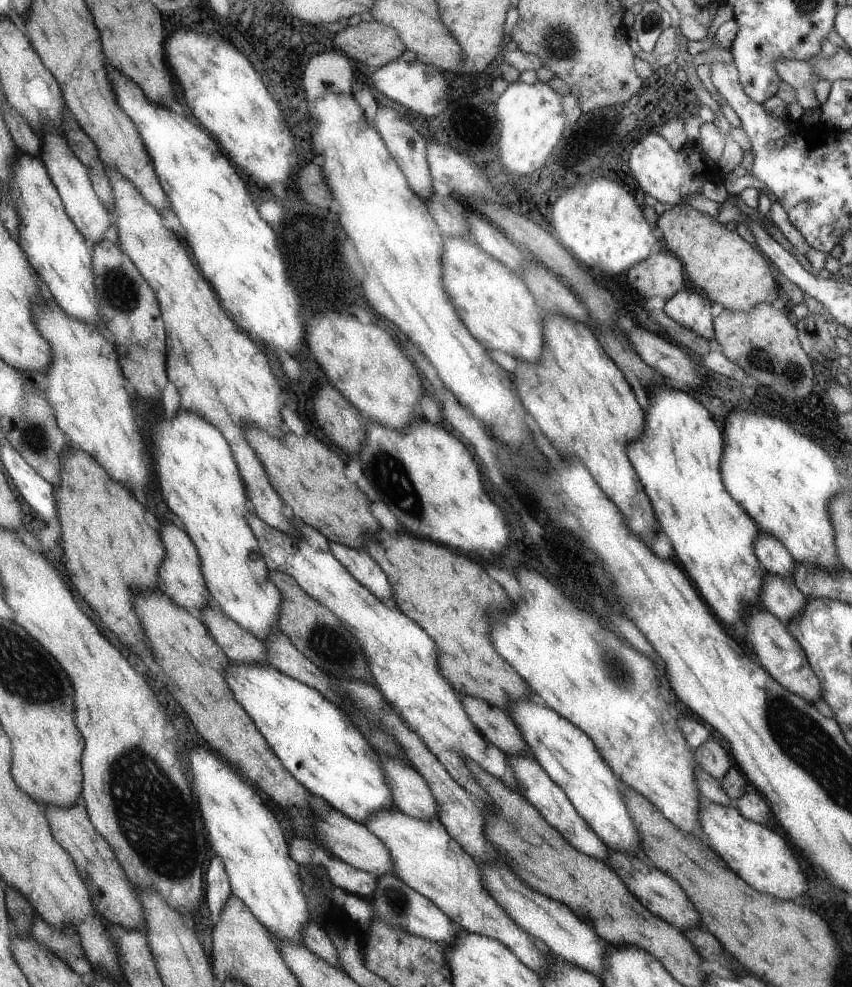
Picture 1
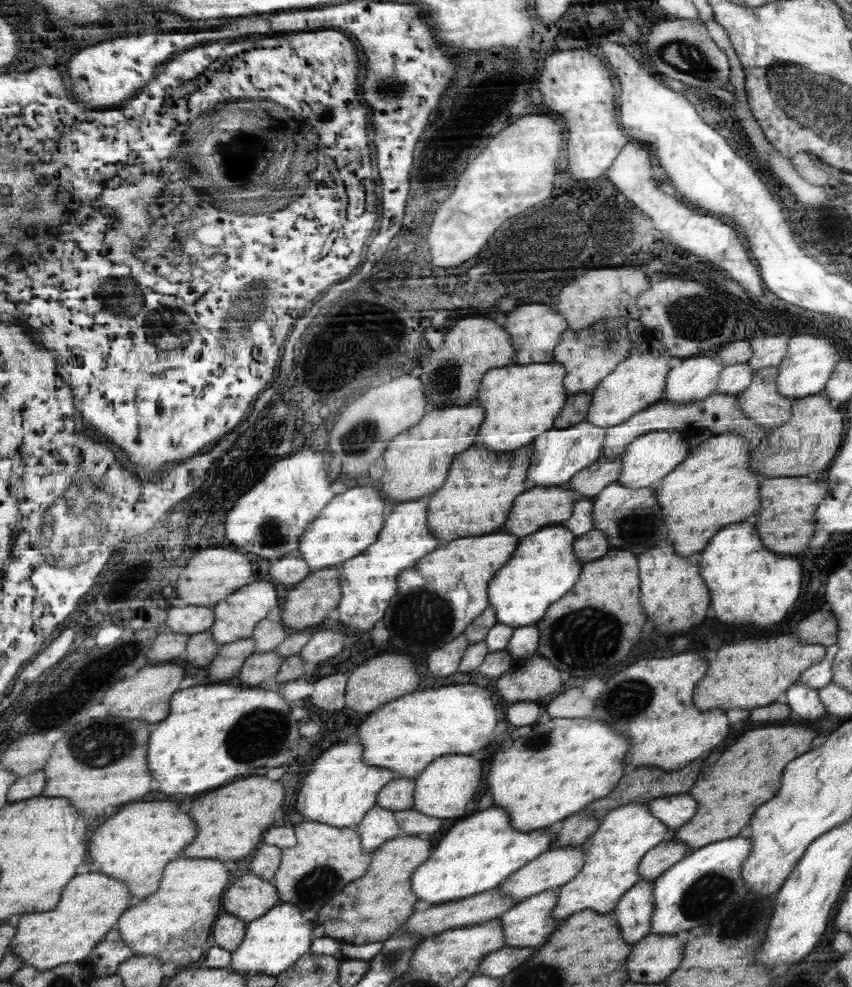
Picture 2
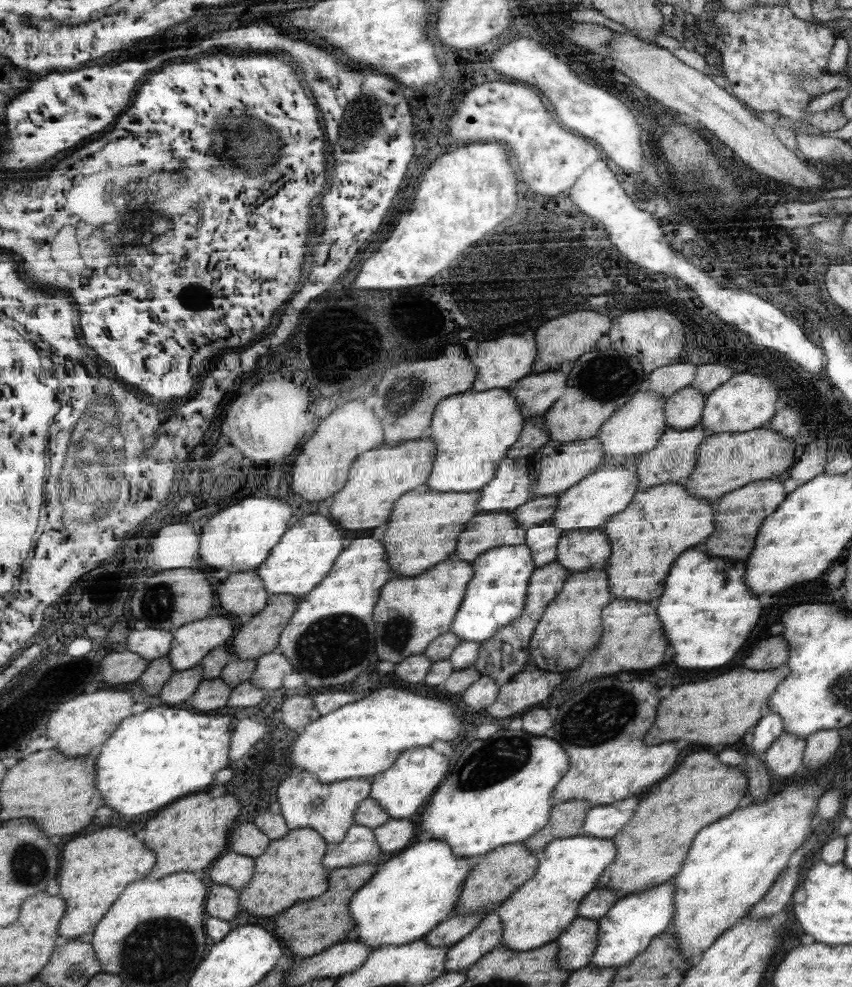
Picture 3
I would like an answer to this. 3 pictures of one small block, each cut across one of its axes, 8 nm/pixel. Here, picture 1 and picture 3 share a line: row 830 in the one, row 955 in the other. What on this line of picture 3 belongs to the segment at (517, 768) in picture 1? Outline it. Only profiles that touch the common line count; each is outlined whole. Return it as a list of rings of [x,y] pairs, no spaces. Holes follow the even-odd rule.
[[[578,917],[557,938],[557,965],[569,971],[584,969],[591,964],[599,942],[599,920]]]

